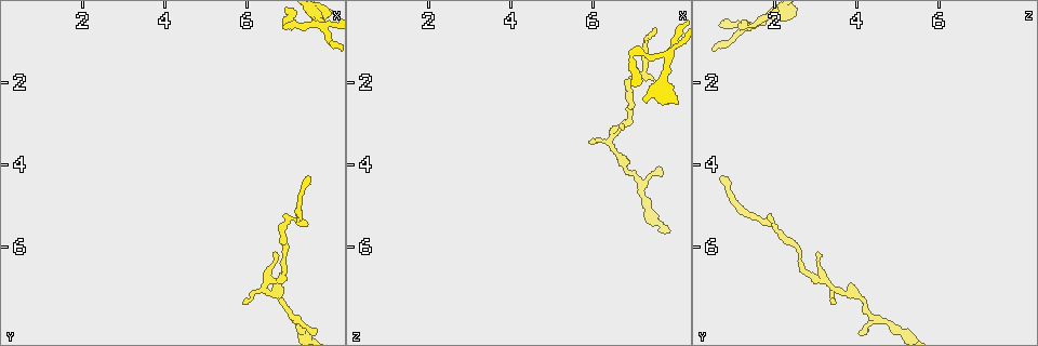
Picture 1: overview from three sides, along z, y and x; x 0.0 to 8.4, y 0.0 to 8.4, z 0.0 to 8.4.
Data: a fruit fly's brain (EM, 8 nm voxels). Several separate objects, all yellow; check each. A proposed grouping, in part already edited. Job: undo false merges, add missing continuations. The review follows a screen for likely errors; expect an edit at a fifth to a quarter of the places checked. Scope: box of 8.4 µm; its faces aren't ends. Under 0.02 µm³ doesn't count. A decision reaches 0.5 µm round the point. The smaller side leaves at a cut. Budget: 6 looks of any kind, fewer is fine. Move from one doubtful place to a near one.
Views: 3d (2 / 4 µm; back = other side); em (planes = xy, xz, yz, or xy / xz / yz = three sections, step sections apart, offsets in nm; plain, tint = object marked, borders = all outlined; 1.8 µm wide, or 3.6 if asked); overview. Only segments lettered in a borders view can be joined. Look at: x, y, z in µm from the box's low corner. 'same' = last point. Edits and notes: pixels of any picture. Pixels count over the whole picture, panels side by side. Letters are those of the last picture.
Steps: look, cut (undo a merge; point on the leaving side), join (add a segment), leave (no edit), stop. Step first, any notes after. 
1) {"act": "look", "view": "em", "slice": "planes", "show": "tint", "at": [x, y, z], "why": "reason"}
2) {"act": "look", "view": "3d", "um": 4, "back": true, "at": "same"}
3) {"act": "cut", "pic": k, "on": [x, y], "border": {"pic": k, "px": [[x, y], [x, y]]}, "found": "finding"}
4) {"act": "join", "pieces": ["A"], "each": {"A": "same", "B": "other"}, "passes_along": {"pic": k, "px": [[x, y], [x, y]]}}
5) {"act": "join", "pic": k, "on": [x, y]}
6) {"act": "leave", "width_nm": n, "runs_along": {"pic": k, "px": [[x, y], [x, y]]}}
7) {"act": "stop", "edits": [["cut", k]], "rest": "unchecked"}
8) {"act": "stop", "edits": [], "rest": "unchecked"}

{"act": "look", "view": "em", "slice": "xy", "step": 8, "show": "borders", "at": [6.70, 6.15, 3.05]}

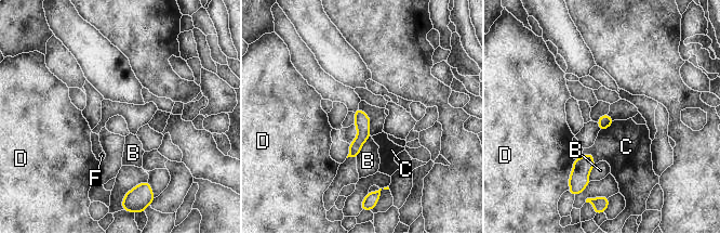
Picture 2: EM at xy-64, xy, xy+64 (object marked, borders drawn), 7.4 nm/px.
{"act": "look", "view": "em", "slice": "planes", "show": "borders", "at": "same", "why": "cut it another way"}

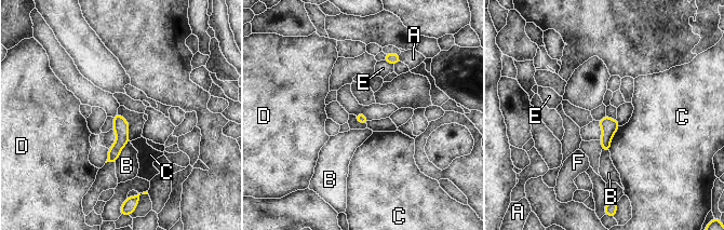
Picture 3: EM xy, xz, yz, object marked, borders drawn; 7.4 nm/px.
{"act": "leave", "each": {"A": "other", "B": "other", "C": "other", "D": "other", "E": "other", "F": "other"}, "runs_along": {"pic": 3, "px": [[119, 118], [120, 143], [110, 159]]}, "found": "none of them fits"}

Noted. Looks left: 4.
{"act": "look", "view": "3d", "um": 2, "at": [7.45, 4.25, 0.65], "why": "long arm stops here"}

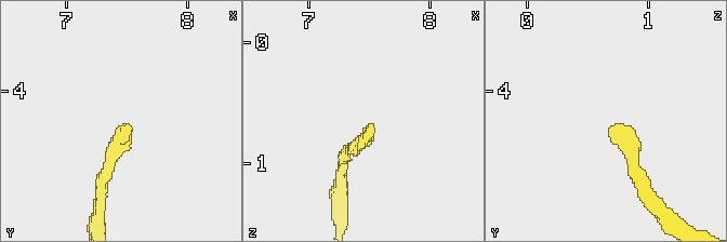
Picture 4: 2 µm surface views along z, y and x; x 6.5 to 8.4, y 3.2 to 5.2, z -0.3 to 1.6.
{"act": "look", "view": "em", "slice": "planes", "show": "tint", "at": [7.50, 4.28, 0.72], "why": "need the tissue"}

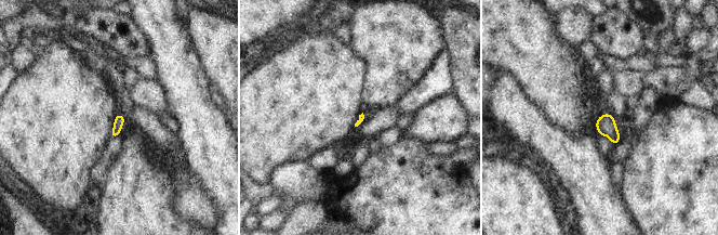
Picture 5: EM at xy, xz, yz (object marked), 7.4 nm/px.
{"act": "look", "view": "em", "slice": "planes", "show": "borders", "at": "same"}

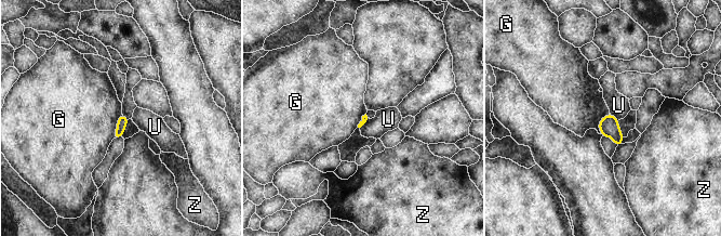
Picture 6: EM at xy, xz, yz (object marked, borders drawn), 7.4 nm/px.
{"act": "leave", "each": {"G": "other", "U": "other", "Z": "other"}, "found": "no lettered segment goes on from it"}

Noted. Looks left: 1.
{"act": "look", "view": "em", "slice": "planes", "show": "borders", "at": [7.85, 0.60, 1.45], "why": "sharp bend"}

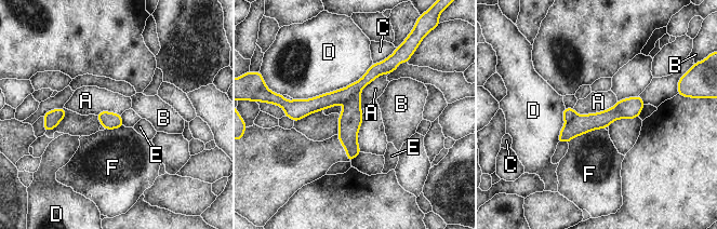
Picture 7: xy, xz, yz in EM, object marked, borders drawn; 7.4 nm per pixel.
{"act": "cut", "pic": 7, "on": [320, 103], "width_nm": 130, "each": {"A": "other", "B": "other", "C": "other", "D": "other", "E": "other", "F": "other"}, "border": {"pic": 7, "px": [[359, 91], [355, 92], [344, 104]]}, "found": "a second neuron is stuck on"}

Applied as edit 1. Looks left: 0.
{"act": "stop", "edits": [["cut", 7]], "rest": "unchecked"}

